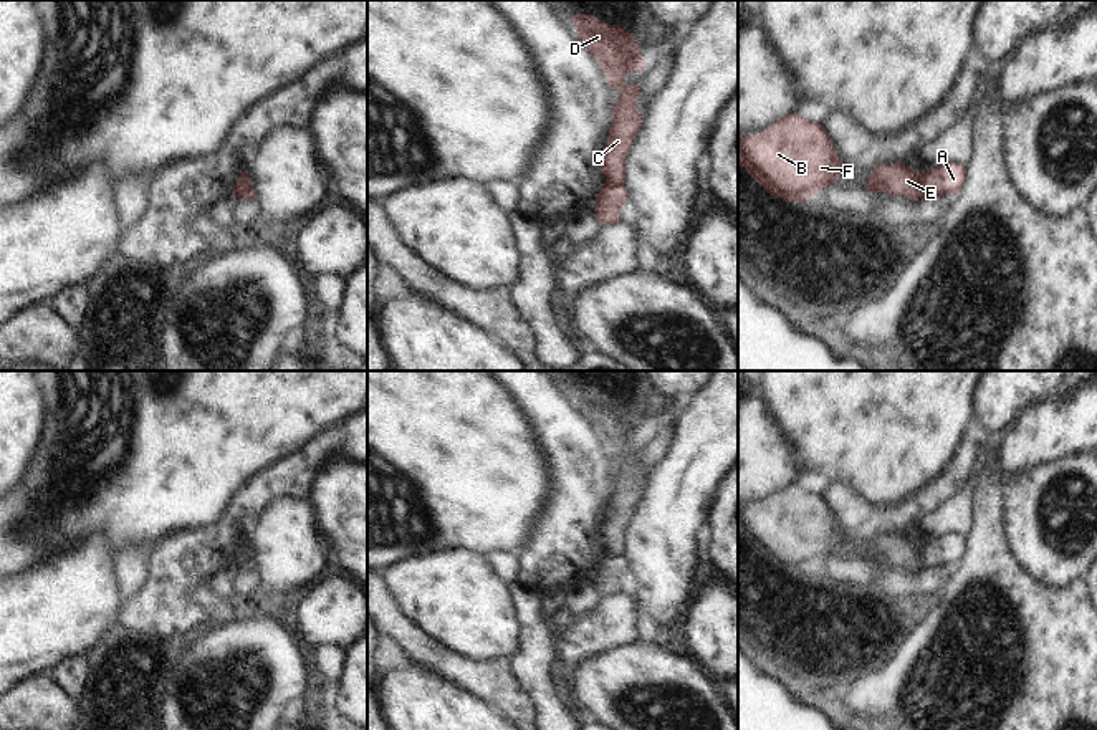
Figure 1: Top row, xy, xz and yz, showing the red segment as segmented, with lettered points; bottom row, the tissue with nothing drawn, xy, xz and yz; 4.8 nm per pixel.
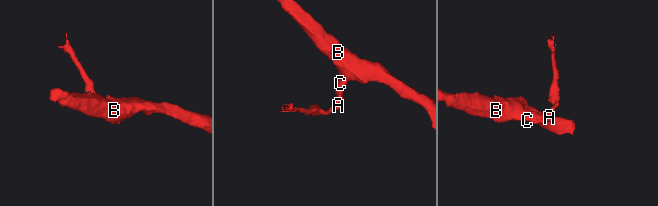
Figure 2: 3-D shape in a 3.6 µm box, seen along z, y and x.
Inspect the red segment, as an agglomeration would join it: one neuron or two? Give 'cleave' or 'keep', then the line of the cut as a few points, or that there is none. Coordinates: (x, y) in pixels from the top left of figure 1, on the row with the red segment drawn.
cleave; cut in yz along (924, 174), (920, 197)

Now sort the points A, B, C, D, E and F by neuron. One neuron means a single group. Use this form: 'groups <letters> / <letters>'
groups A / B C D E F

